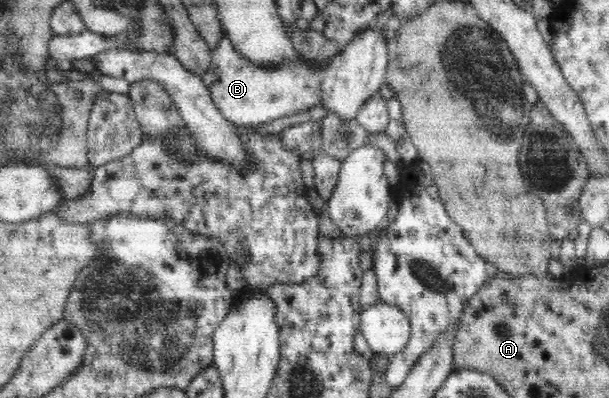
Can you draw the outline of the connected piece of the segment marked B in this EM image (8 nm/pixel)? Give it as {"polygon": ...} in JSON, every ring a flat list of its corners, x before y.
{"polygon":[[224,31,219,46,211,50,209,72,213,73,213,81,207,85,212,102,229,123,238,127,258,127,322,103,324,67,307,64,298,57,297,60,284,60,279,68,257,68,249,60,241,58,234,47]]}

